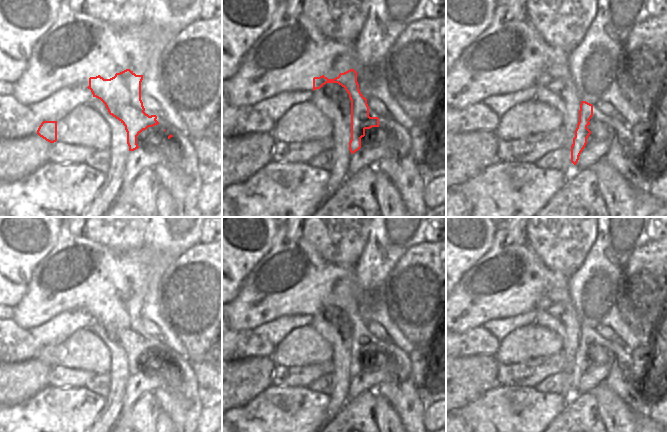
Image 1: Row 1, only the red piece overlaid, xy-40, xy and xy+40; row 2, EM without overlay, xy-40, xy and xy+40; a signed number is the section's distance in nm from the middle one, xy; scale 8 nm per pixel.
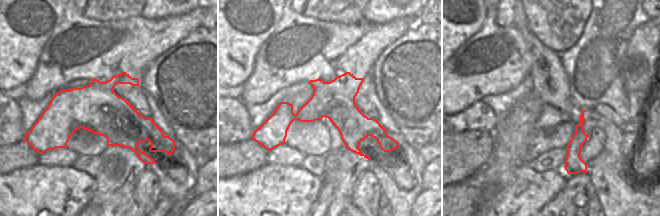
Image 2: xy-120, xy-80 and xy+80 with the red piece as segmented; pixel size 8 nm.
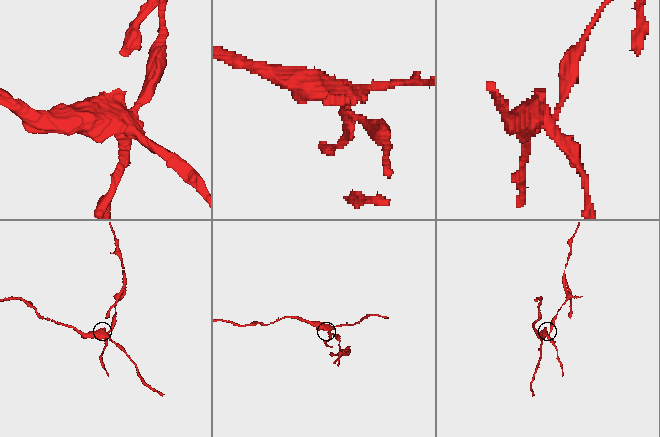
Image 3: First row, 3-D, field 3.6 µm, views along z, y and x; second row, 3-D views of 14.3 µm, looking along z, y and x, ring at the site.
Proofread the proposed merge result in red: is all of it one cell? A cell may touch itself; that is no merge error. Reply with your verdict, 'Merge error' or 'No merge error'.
Merge error

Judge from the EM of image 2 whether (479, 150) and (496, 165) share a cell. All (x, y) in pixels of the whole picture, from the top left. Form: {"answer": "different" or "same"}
{"answer": "different"}

